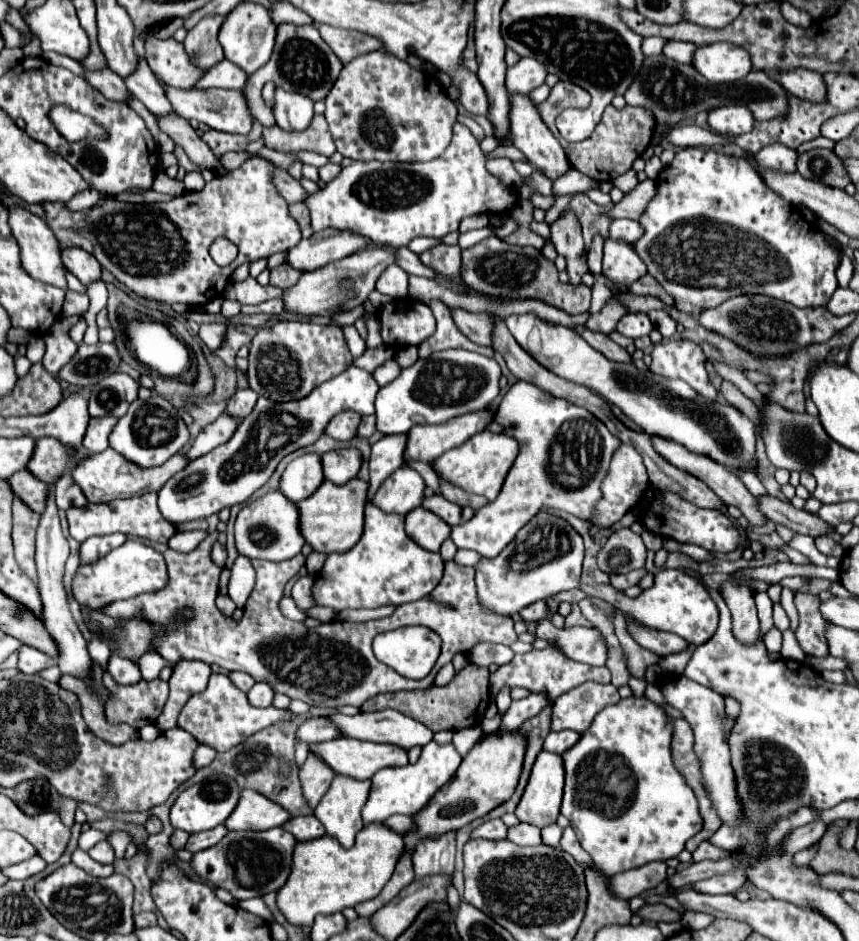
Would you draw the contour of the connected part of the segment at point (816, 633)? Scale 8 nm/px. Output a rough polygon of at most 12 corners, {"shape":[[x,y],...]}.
{"shape":[[795,595],[795,631],[807,655],[827,657],[827,619],[817,595]]}

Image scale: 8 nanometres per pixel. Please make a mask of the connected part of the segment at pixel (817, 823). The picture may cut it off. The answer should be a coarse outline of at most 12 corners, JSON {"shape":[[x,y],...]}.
{"shape":[[821,819],[797,827],[785,841],[785,851],[797,853],[819,843],[827,823]]}

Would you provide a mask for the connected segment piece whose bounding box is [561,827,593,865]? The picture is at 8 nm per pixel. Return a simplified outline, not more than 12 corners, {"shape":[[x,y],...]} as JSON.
{"shape":[[571,827],[563,831],[561,849],[581,865],[593,865]]}

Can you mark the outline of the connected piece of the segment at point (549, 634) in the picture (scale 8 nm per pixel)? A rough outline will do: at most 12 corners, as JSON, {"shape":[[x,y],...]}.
{"shape":[[537,621],[537,637],[553,639],[567,657],[604,666],[605,641],[597,629],[557,629]]}

